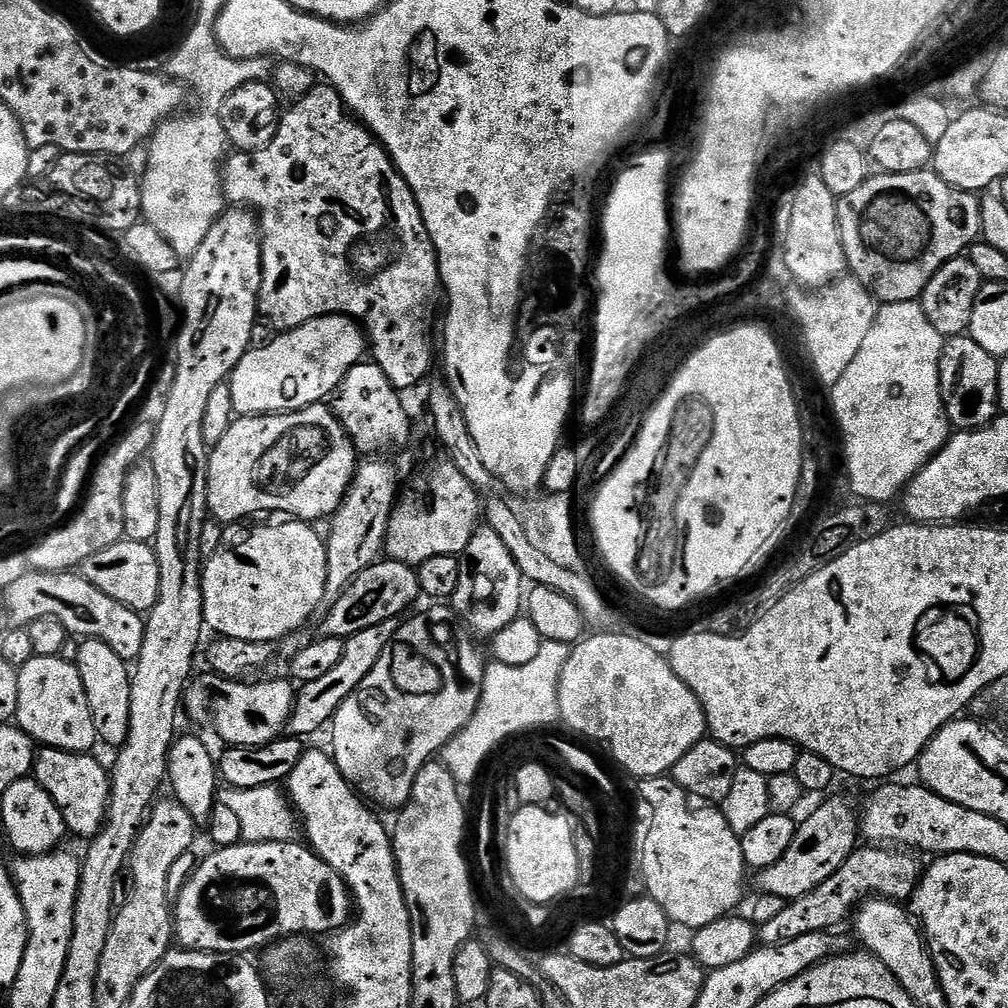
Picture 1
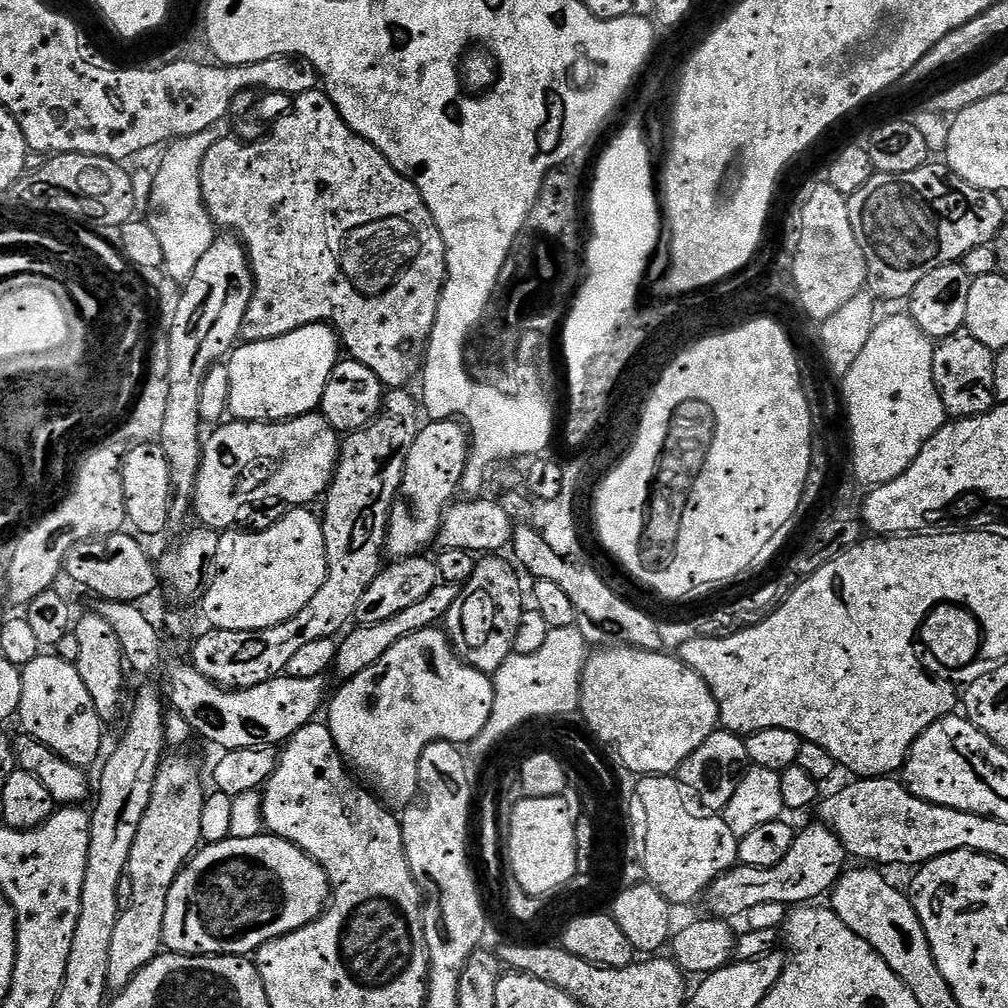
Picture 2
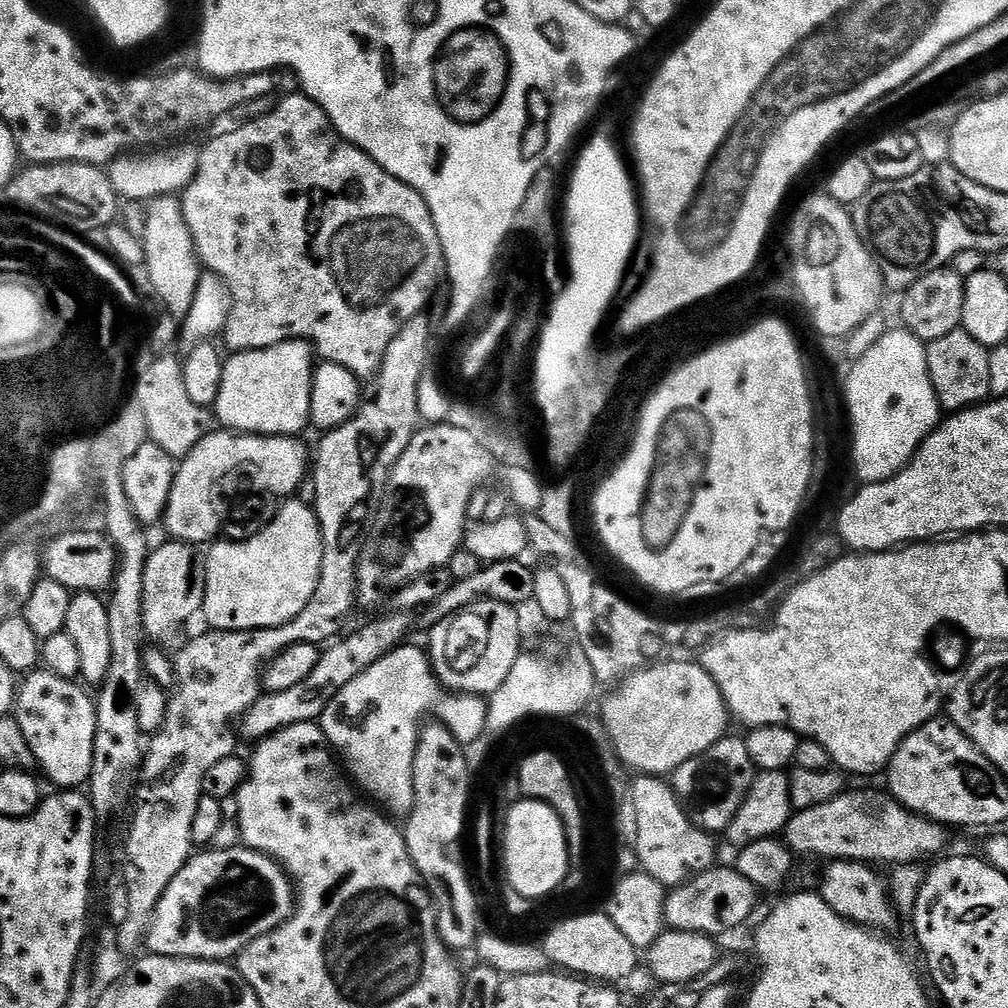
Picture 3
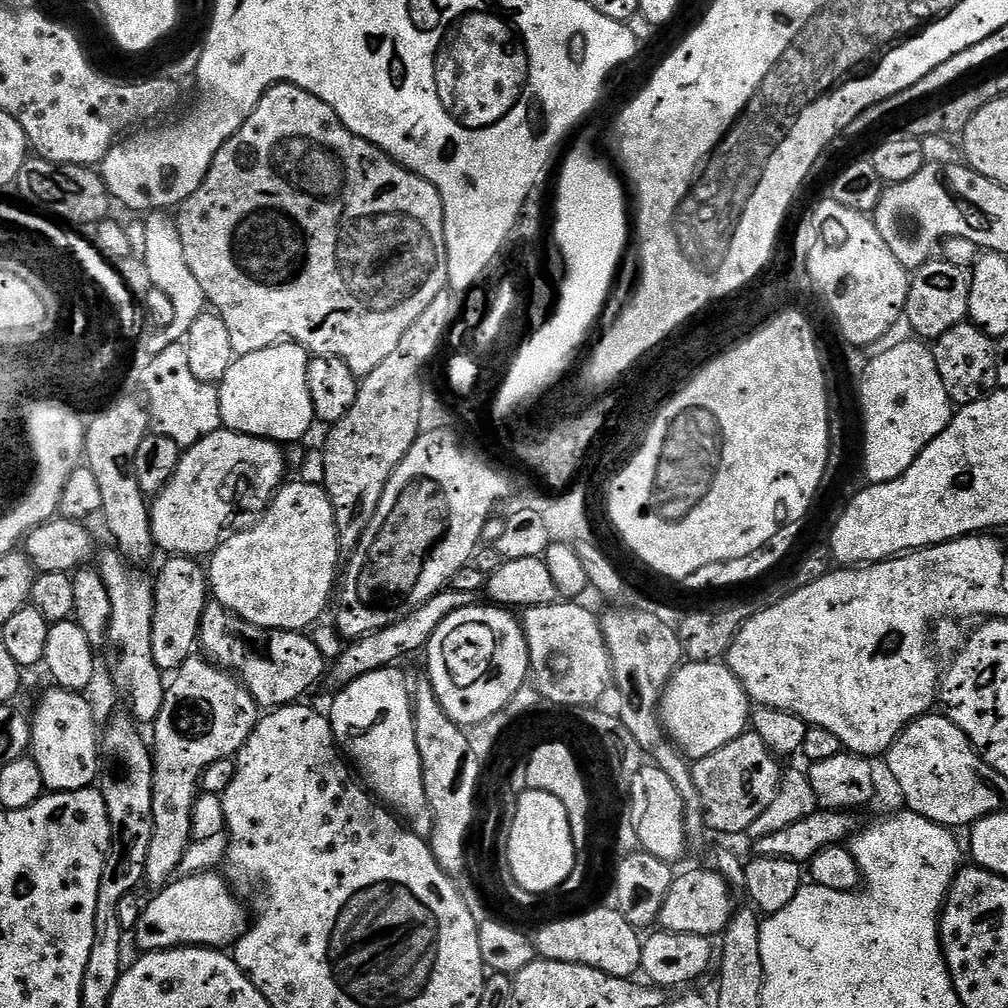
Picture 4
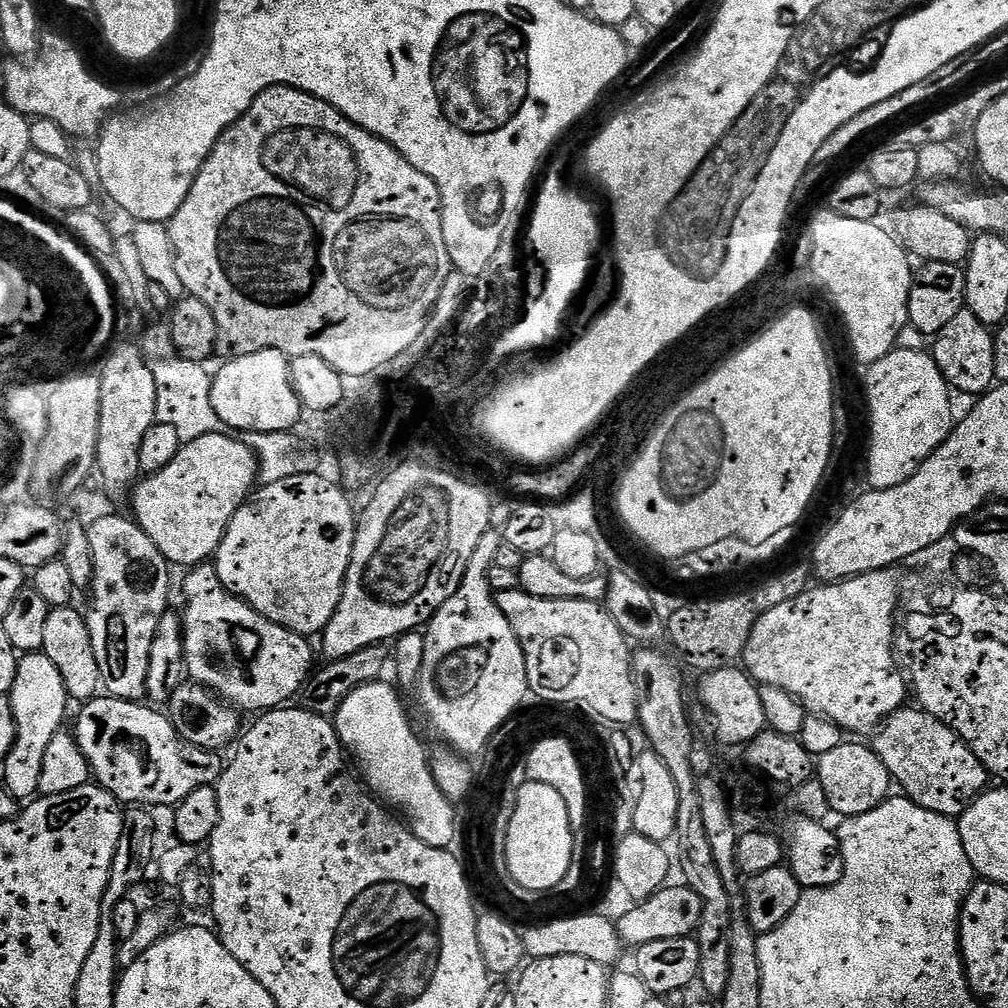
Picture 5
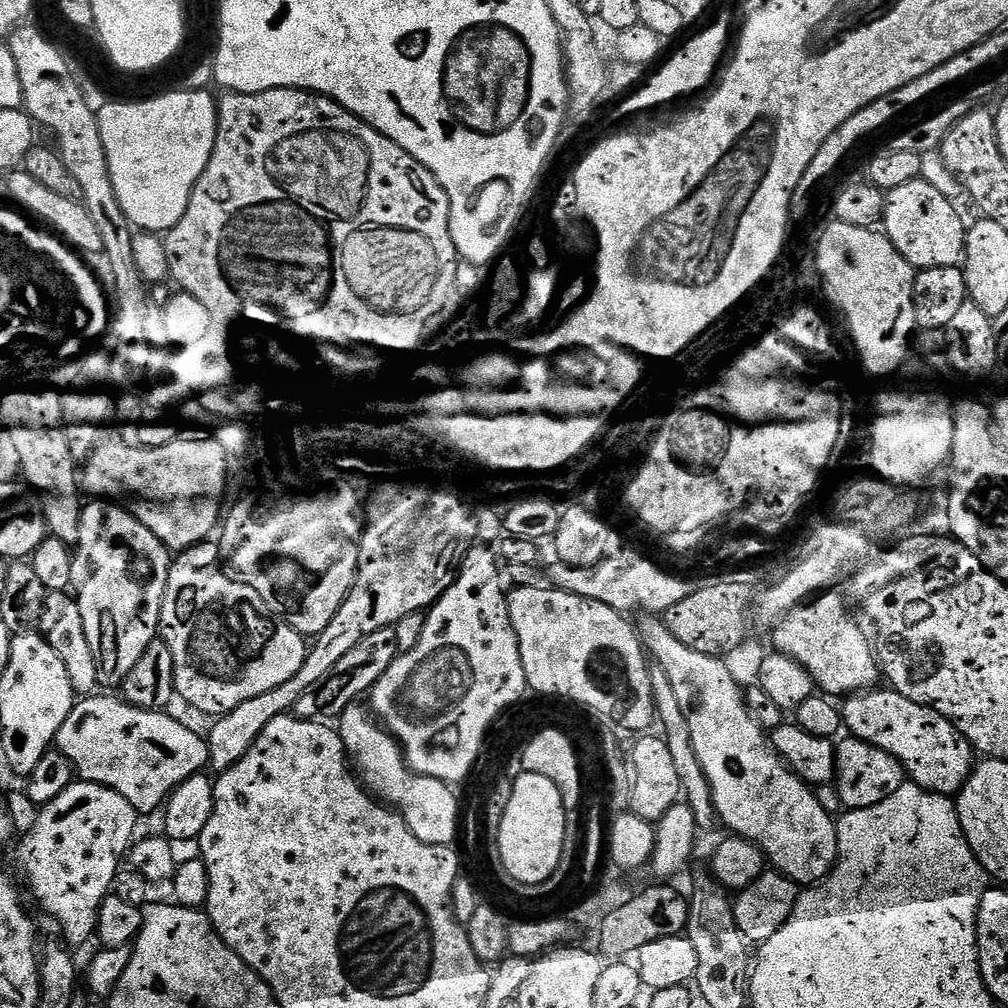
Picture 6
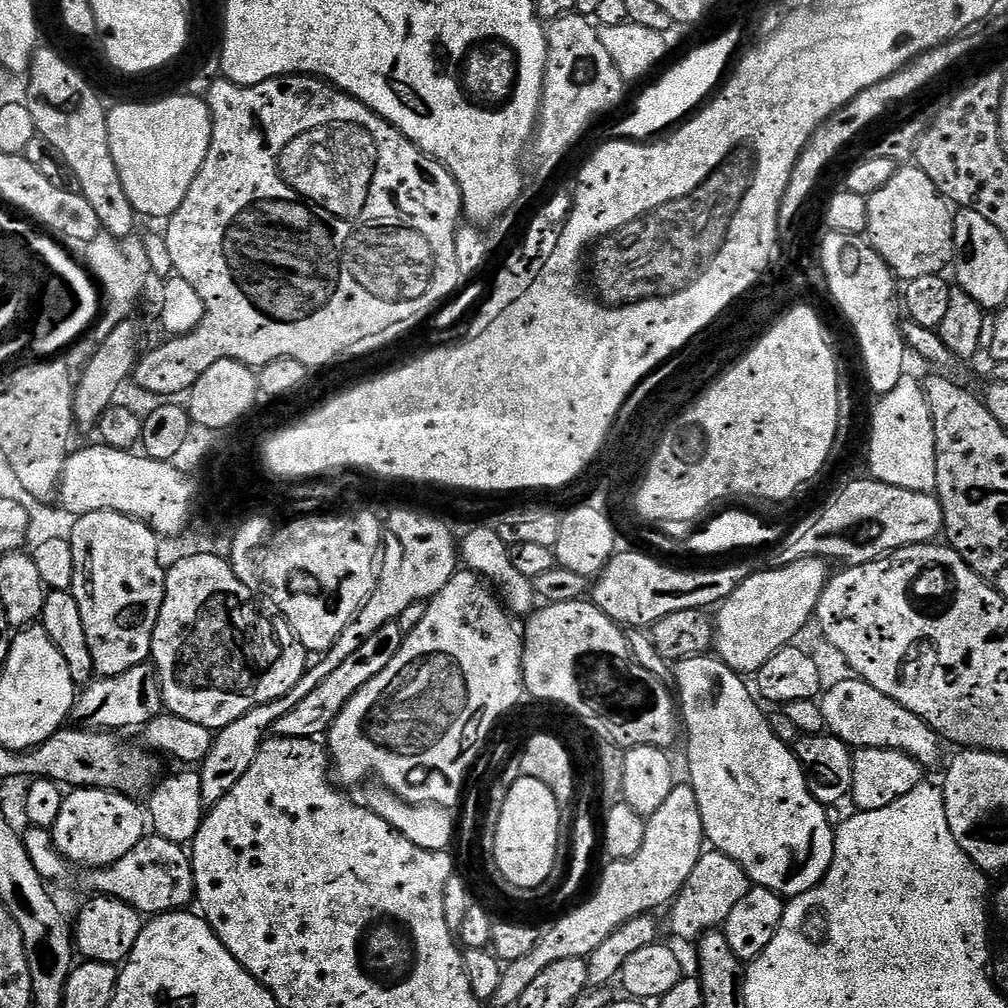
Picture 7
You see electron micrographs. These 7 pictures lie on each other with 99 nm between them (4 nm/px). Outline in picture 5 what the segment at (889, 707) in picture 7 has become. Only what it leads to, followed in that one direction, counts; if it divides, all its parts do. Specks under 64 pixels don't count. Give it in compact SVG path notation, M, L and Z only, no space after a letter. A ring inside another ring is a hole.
M919 707L901 708L880 725L872 738L872 751L878 754L899 791L934 814L958 818L989 787L990 773L971 752L970 745L950 726Z

